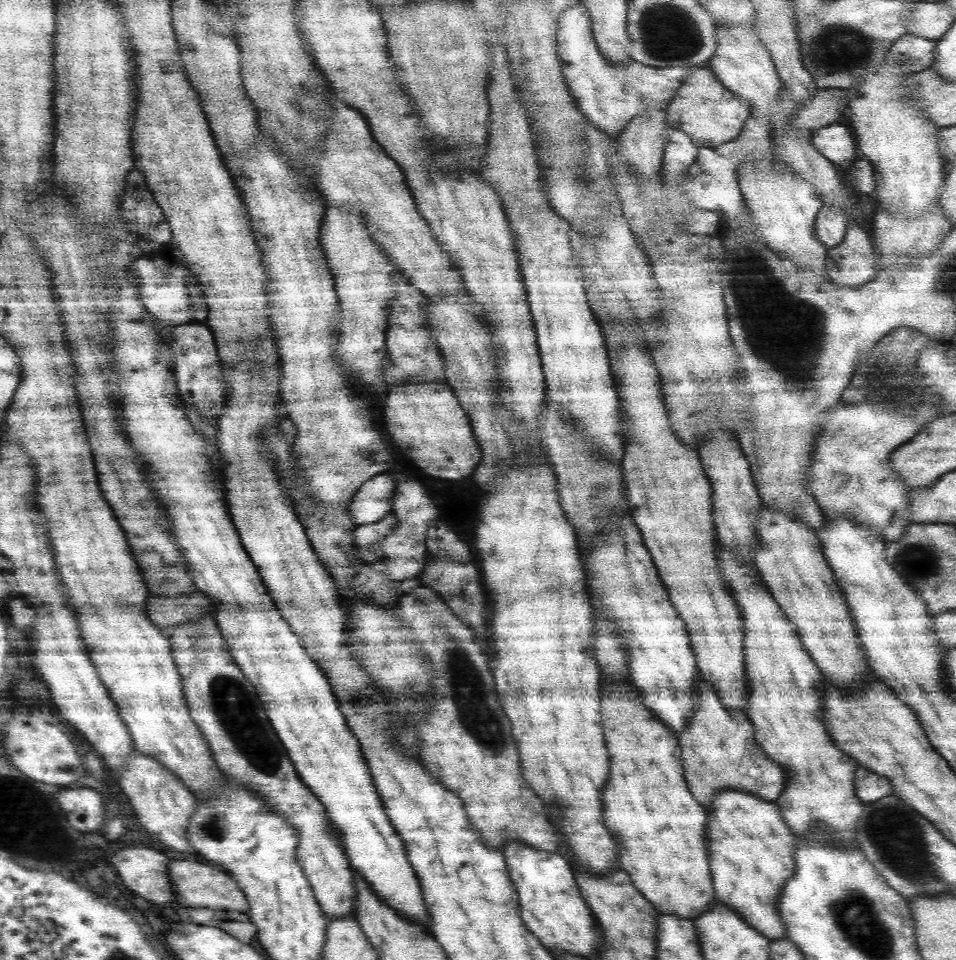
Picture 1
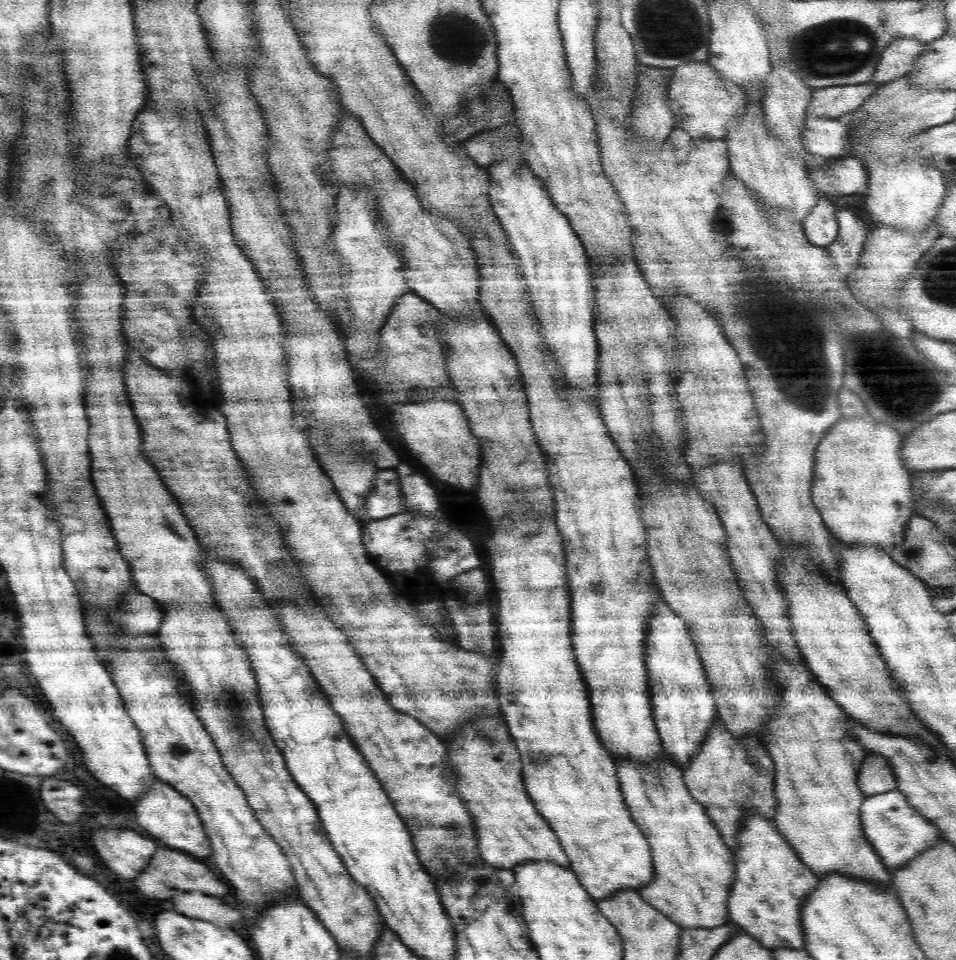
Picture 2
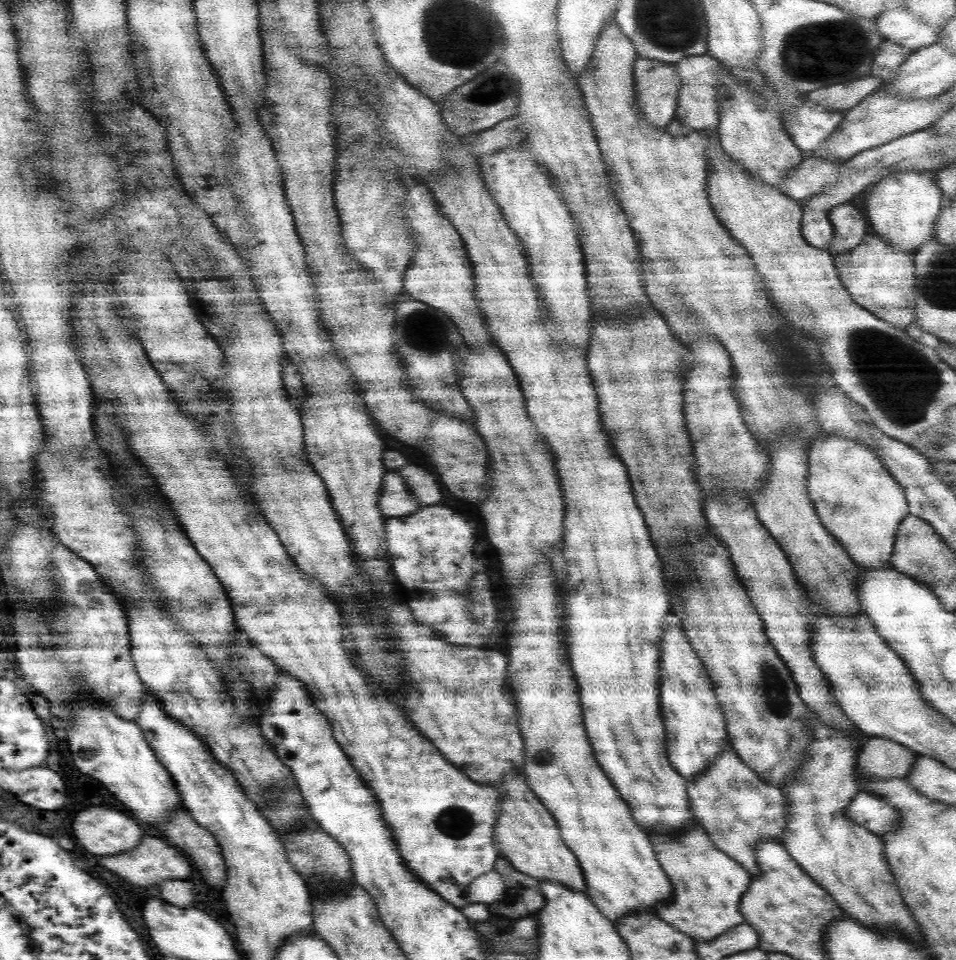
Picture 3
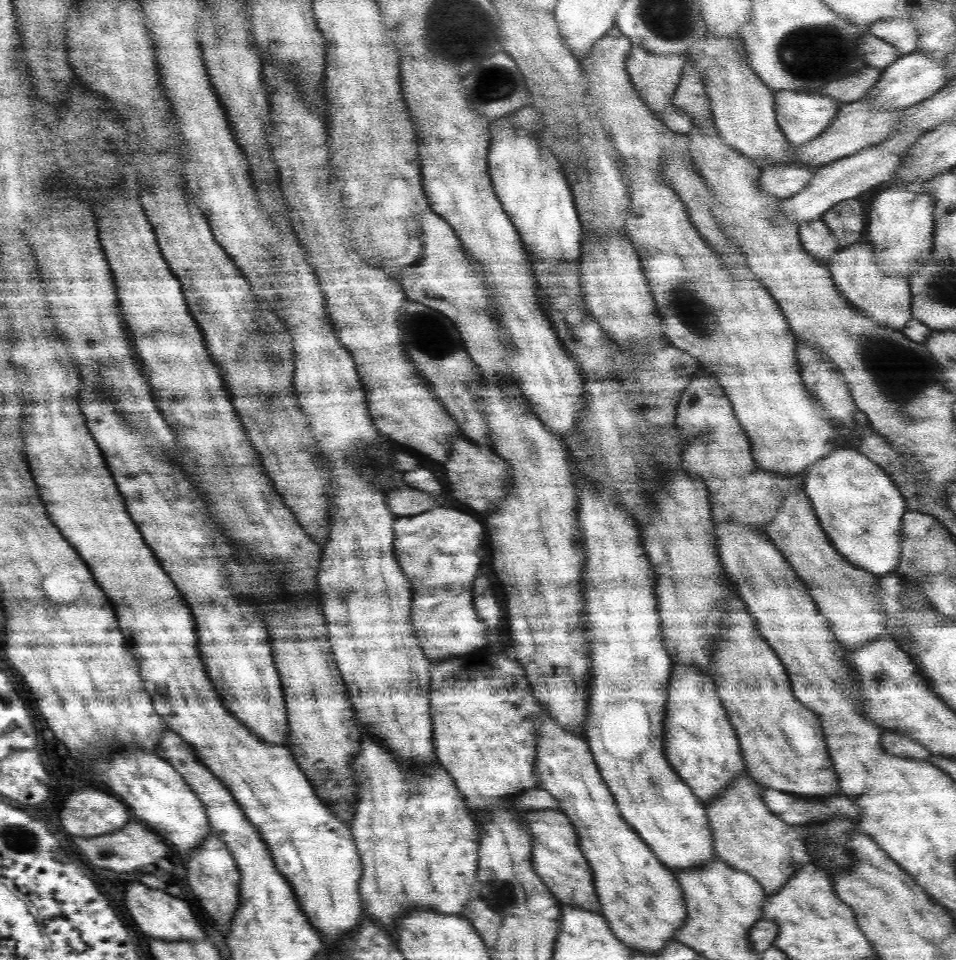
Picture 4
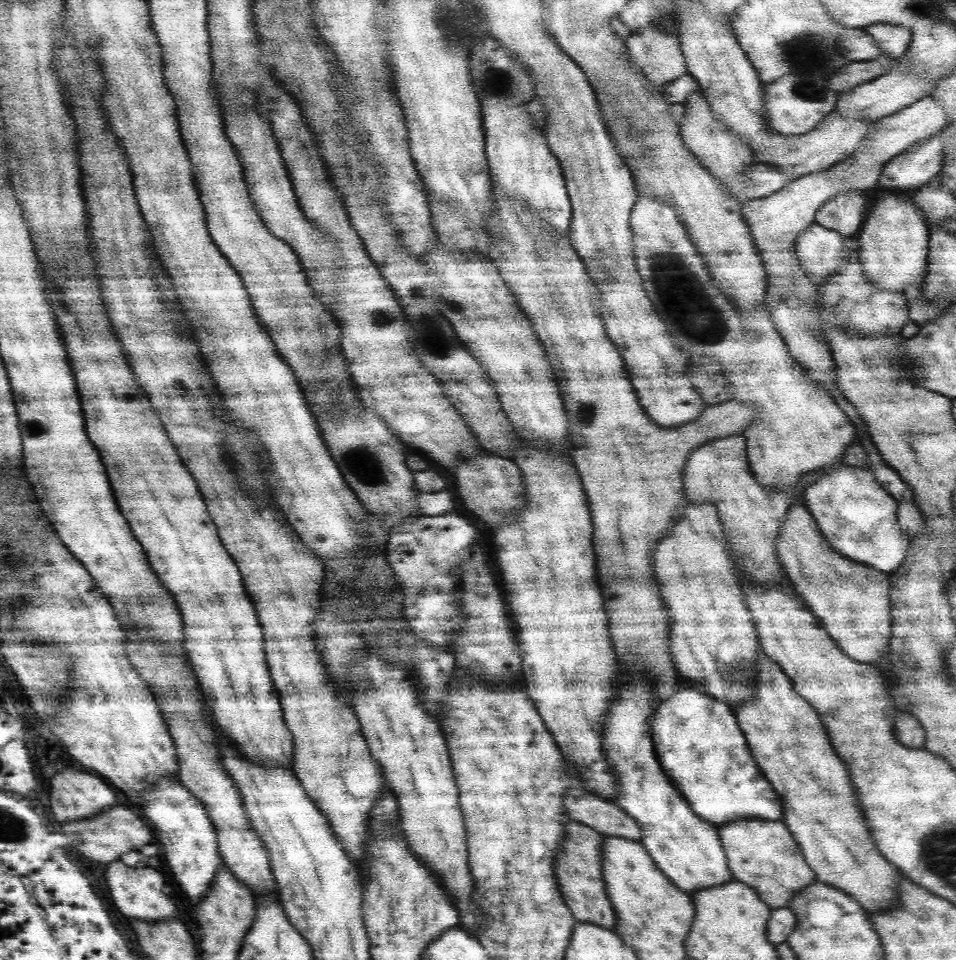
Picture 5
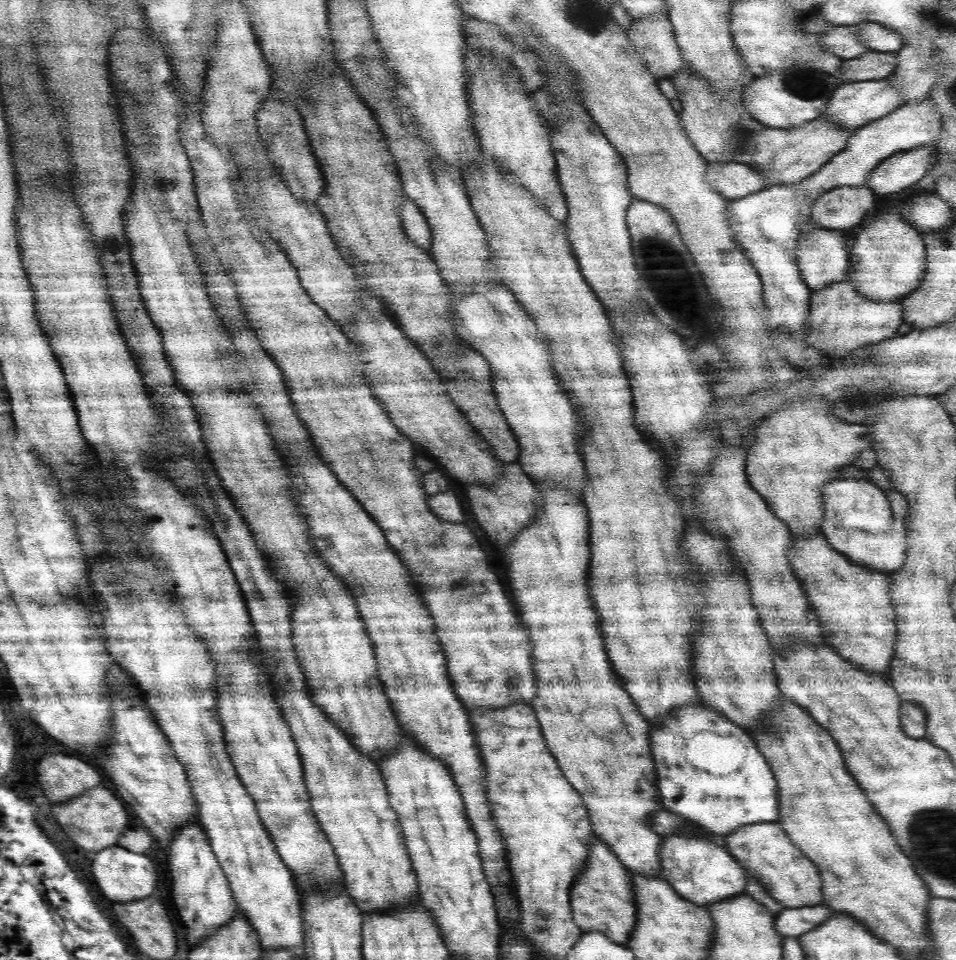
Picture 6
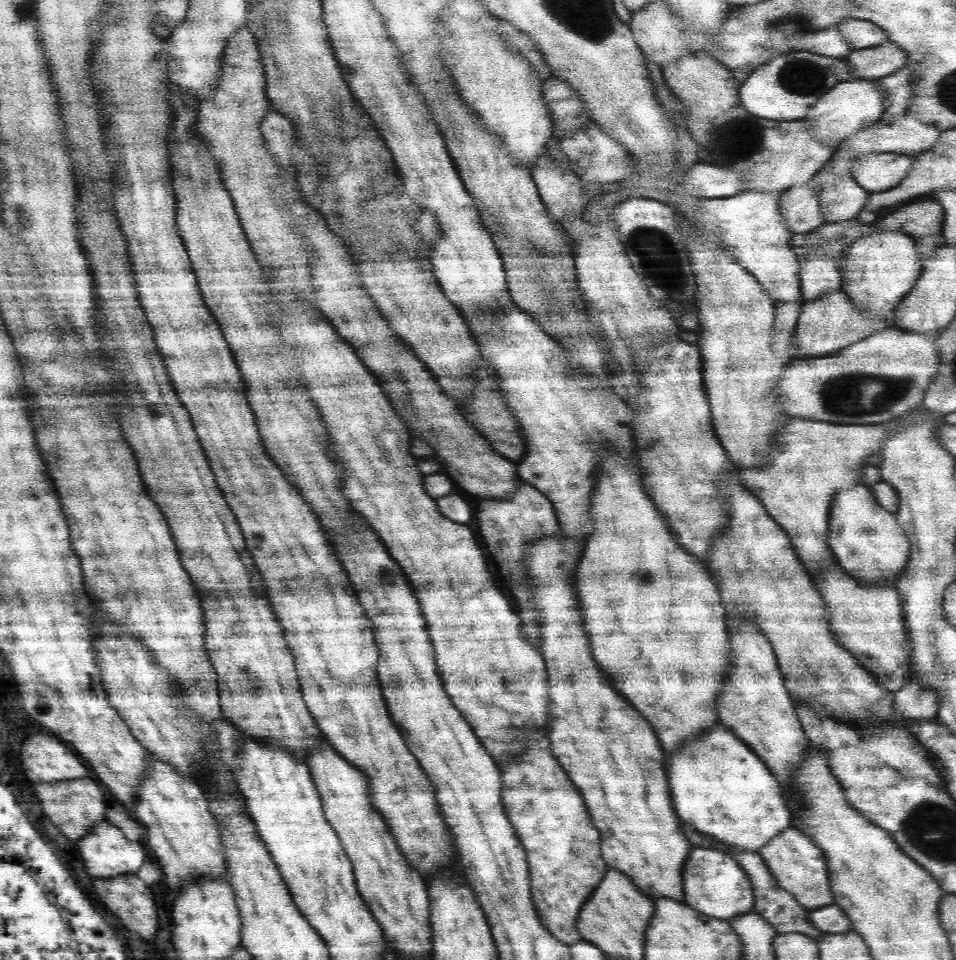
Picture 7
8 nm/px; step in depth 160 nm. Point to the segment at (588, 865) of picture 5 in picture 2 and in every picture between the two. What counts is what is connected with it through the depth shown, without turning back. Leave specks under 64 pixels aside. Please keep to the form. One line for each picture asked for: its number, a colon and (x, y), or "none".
2: (484, 759)
3: (527, 835)
4: (558, 860)

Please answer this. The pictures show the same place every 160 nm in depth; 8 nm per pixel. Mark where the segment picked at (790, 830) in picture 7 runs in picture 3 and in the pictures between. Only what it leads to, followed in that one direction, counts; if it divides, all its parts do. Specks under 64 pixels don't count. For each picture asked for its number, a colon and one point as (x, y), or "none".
3: (737, 809)
4: (747, 835)
5: (763, 854)
6: (765, 852)

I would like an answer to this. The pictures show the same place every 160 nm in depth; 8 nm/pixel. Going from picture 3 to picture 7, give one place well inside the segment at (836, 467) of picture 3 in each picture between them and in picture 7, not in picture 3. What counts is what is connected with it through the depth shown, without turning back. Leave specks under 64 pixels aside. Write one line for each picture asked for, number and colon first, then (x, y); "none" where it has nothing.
4: (860, 508)
5: (858, 517)
6: (858, 522)
7: (866, 539)

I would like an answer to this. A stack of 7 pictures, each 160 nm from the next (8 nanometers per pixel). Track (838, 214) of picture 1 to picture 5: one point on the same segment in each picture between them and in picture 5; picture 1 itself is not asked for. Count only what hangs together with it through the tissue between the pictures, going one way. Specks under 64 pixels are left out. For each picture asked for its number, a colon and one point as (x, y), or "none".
2: (821, 227)
3: (816, 228)
4: (816, 237)
5: (821, 251)

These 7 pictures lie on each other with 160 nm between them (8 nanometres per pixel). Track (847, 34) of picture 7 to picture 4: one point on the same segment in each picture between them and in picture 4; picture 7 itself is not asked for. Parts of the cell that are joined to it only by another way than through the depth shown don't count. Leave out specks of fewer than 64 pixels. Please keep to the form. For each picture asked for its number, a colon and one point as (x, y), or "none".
4: (900, 33)
5: (893, 40)
6: (876, 37)

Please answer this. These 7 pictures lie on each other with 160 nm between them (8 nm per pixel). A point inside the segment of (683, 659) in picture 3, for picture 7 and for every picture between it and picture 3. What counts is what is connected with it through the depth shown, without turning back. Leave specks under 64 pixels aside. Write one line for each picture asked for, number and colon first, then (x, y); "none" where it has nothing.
4: (701, 745)
5: (698, 742)
6: (707, 775)
7: (719, 785)

